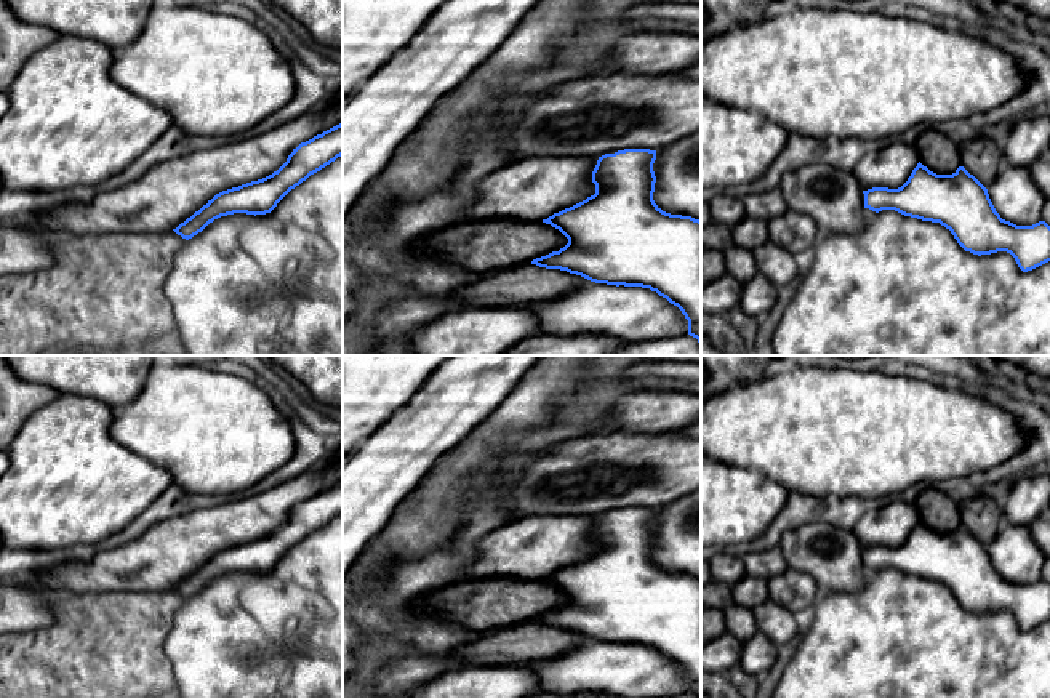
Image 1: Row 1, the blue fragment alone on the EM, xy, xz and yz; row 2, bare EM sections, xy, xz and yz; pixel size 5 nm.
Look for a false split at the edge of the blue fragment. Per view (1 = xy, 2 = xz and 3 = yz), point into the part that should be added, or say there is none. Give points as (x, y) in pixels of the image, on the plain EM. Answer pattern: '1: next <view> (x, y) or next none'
1: next none
2: next none
3: next none

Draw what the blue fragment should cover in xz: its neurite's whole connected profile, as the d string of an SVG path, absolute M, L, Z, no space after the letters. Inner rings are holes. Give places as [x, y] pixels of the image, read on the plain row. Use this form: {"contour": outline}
{"contour": "M624 507L599 515L592 530L595 552L543 578L559 588L568 602L559 610L533 618L531 623L567 629L595 642L650 647L677 664L688 679L688 693L701 698L701 580L666 572L655 562L655 519L656 509L650 507Z"}

